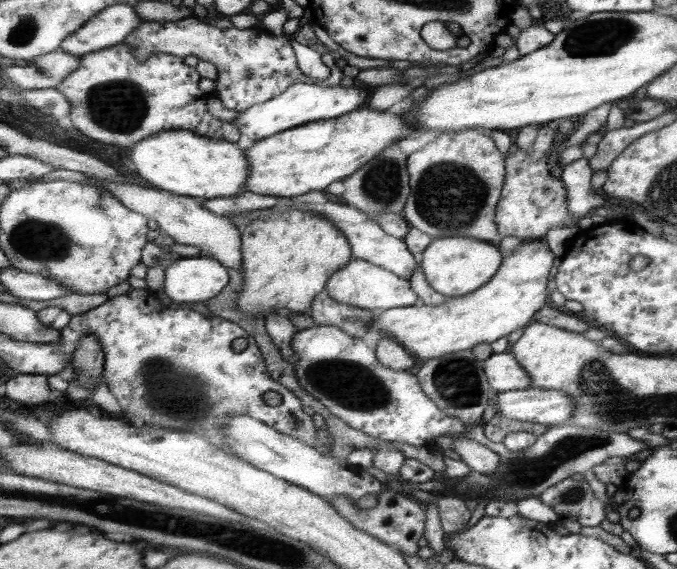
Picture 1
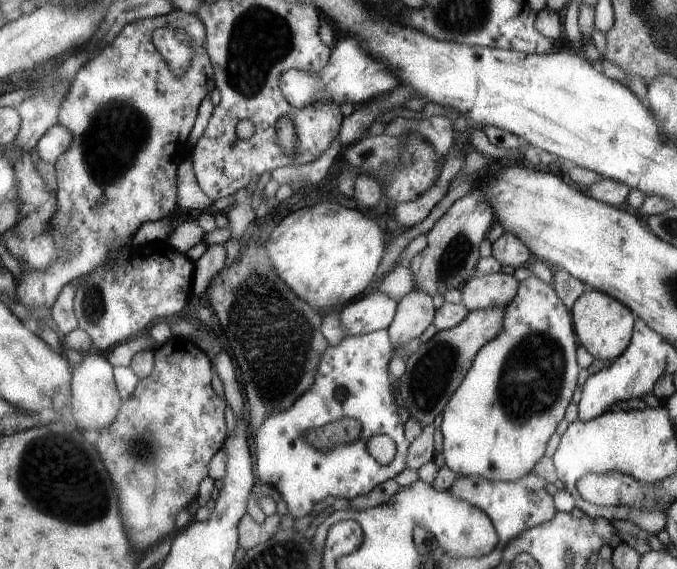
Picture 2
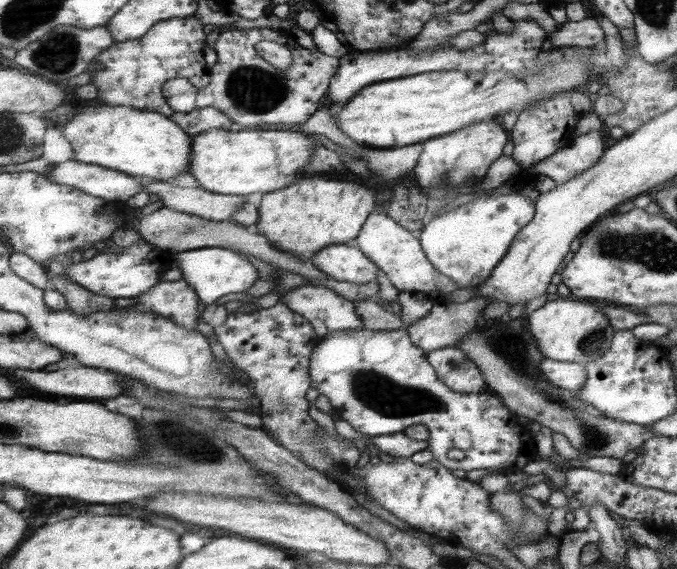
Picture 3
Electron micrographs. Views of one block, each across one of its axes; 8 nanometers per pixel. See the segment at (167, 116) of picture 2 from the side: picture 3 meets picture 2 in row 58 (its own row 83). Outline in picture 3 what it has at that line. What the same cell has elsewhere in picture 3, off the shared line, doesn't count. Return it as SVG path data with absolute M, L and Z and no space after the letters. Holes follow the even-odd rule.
M190 15L184 18L171 18L157 22L144 37L114 44L105 50L96 63L103 69L98 70L94 64L90 70L93 82L99 88L97 102L108 106L132 106L136 110L158 111L177 122L192 136L198 136L207 130L222 129L230 131L232 119L218 107L205 106L189 113L174 111L162 95L162 85L172 78L188 78L190 82L202 88L210 84L210 69L204 62L204 24Z

